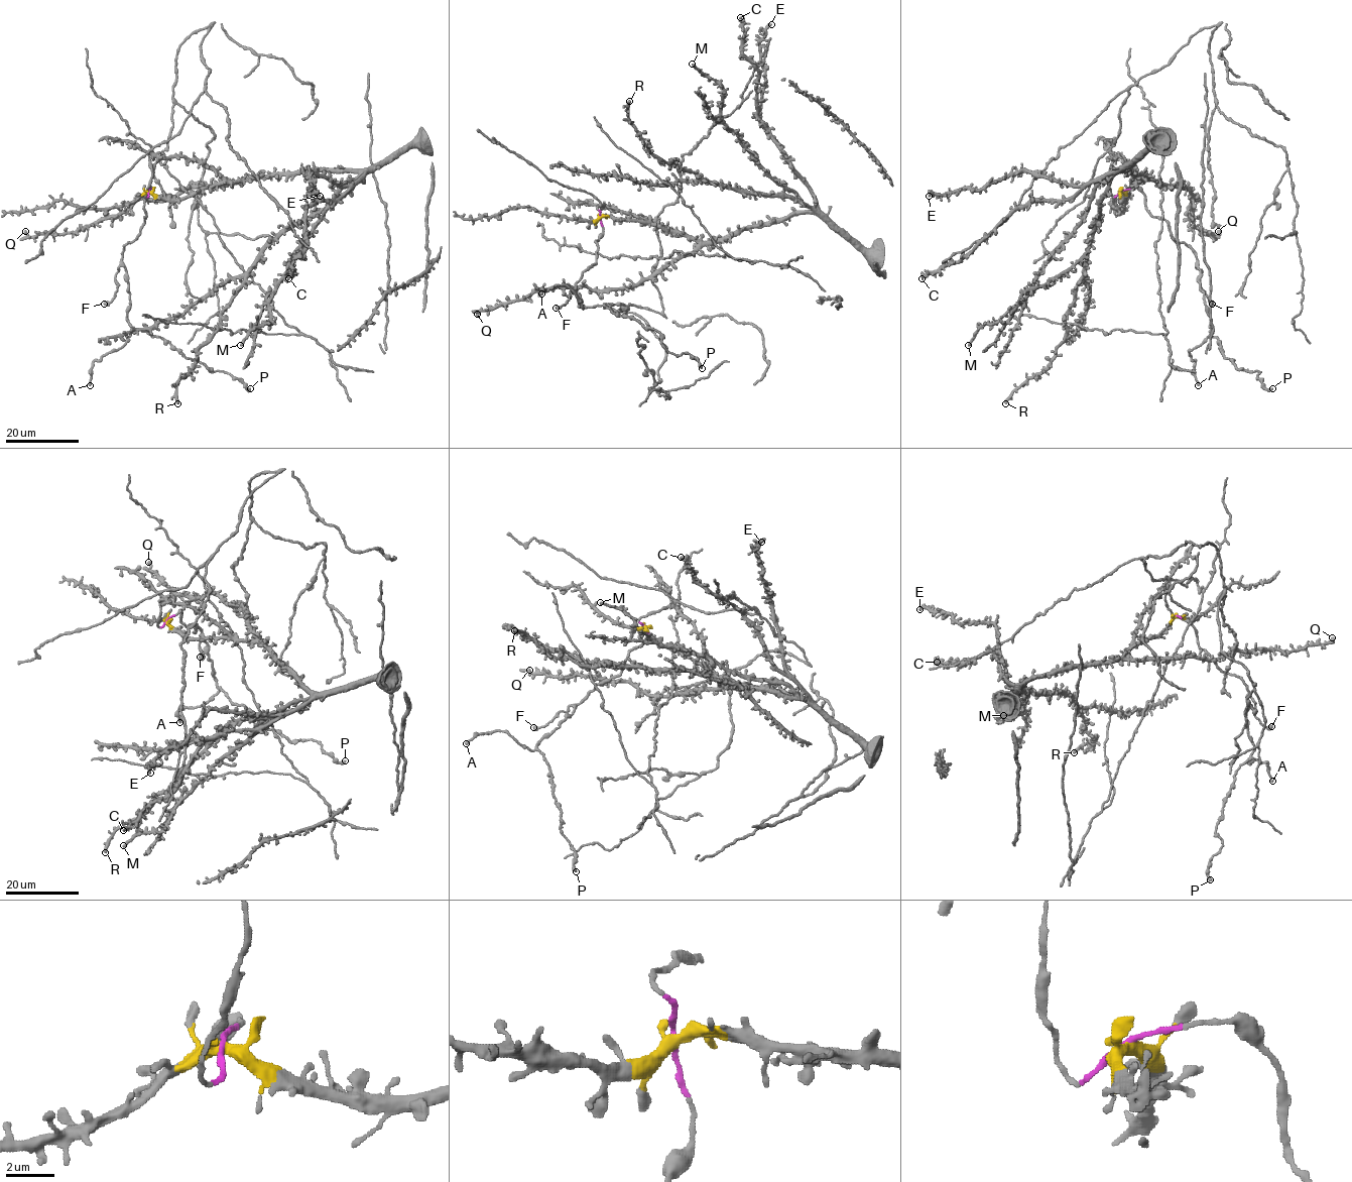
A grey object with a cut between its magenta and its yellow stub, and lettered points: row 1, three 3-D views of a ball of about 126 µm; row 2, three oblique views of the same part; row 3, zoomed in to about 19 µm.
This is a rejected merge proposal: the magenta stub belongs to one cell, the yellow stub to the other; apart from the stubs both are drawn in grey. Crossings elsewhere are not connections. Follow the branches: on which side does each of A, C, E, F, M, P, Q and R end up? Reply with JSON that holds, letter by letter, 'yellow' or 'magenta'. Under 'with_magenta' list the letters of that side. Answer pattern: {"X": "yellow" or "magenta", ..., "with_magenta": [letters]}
{"A": "magenta", "C": "yellow", "E": "yellow", "F": "magenta", "M": "yellow", "P": "magenta", "Q": "yellow", "R": "yellow", "with_magenta": ["A", "F", "P"]}

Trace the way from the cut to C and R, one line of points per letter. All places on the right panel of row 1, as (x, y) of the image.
C: (1121, 191), (1124, 199), (1146, 178), (1117, 170), (1065, 200), (1031, 200), (958, 262), (922, 278)
R: (1121, 191), (1124, 199), (1146, 178), (1115, 173), (1067, 314), (1067, 338), (1006, 403)

